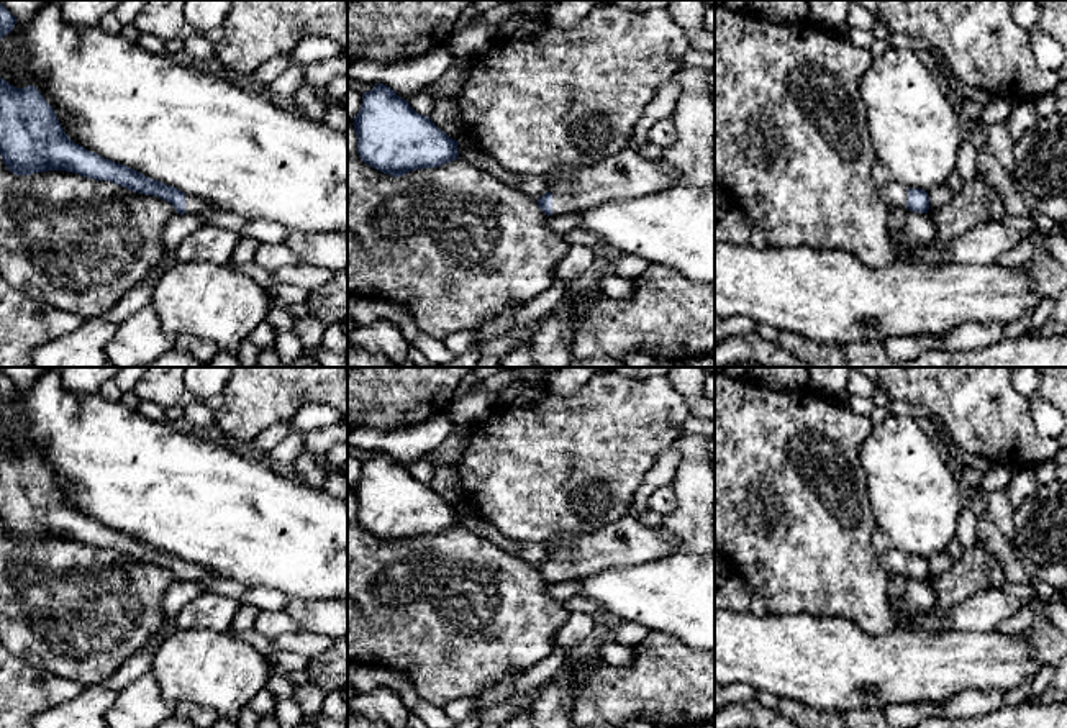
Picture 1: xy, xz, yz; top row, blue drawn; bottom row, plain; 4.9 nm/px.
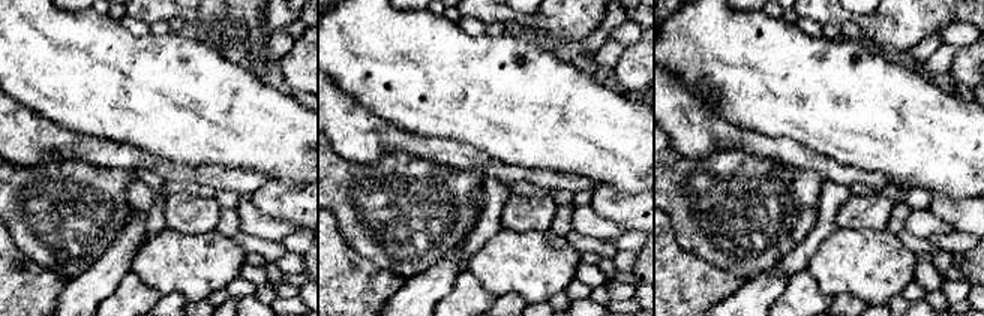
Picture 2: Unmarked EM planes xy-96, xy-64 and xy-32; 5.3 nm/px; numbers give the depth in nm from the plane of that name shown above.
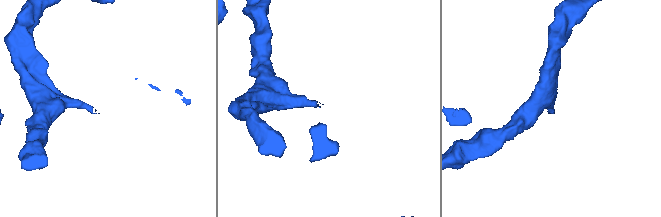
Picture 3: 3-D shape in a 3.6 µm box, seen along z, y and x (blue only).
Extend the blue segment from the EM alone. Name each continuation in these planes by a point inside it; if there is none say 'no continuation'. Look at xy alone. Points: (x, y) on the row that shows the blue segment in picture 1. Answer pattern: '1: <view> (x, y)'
1: xy (195, 205)

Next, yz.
1: yz (894, 194)

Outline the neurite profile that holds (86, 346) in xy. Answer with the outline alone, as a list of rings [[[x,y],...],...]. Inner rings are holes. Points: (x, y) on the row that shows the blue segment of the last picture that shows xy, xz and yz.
[[[102,315],[85,318],[79,330],[38,346],[30,367],[115,367],[105,346],[116,328],[118,325],[108,323]]]

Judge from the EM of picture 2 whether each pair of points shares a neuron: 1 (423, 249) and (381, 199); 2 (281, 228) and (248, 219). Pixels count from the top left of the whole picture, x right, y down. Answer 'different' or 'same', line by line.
1: same
2: same

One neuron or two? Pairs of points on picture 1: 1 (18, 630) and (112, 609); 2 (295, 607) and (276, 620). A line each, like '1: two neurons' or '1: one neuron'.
1: one neuron
2: two neurons

